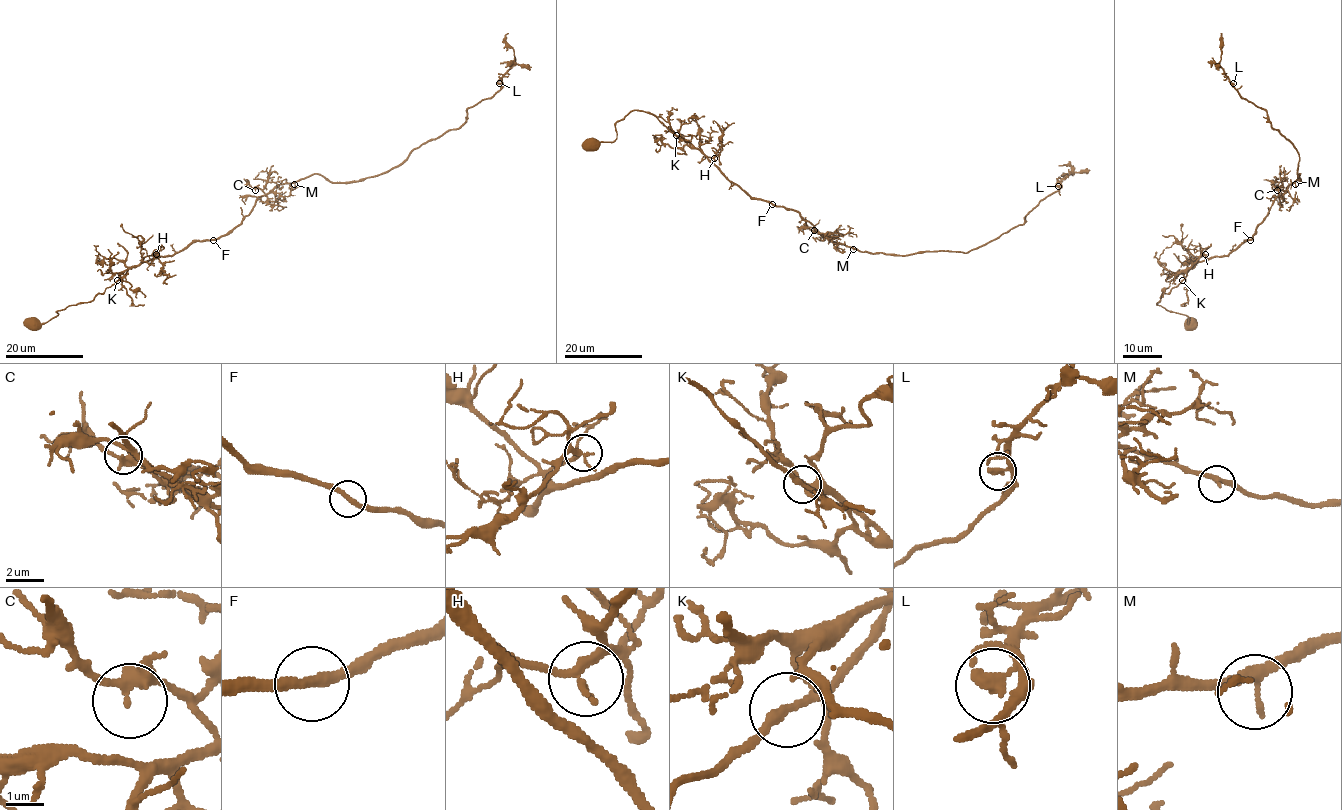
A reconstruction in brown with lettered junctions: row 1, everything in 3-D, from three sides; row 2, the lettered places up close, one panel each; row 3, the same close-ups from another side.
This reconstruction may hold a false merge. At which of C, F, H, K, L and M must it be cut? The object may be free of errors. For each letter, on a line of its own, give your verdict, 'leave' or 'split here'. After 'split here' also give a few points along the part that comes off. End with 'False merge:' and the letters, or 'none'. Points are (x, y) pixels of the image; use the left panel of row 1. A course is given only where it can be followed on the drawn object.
C: leave
F: leave
H: leave
K: leave
L: leave
M: leave
False merge: none

